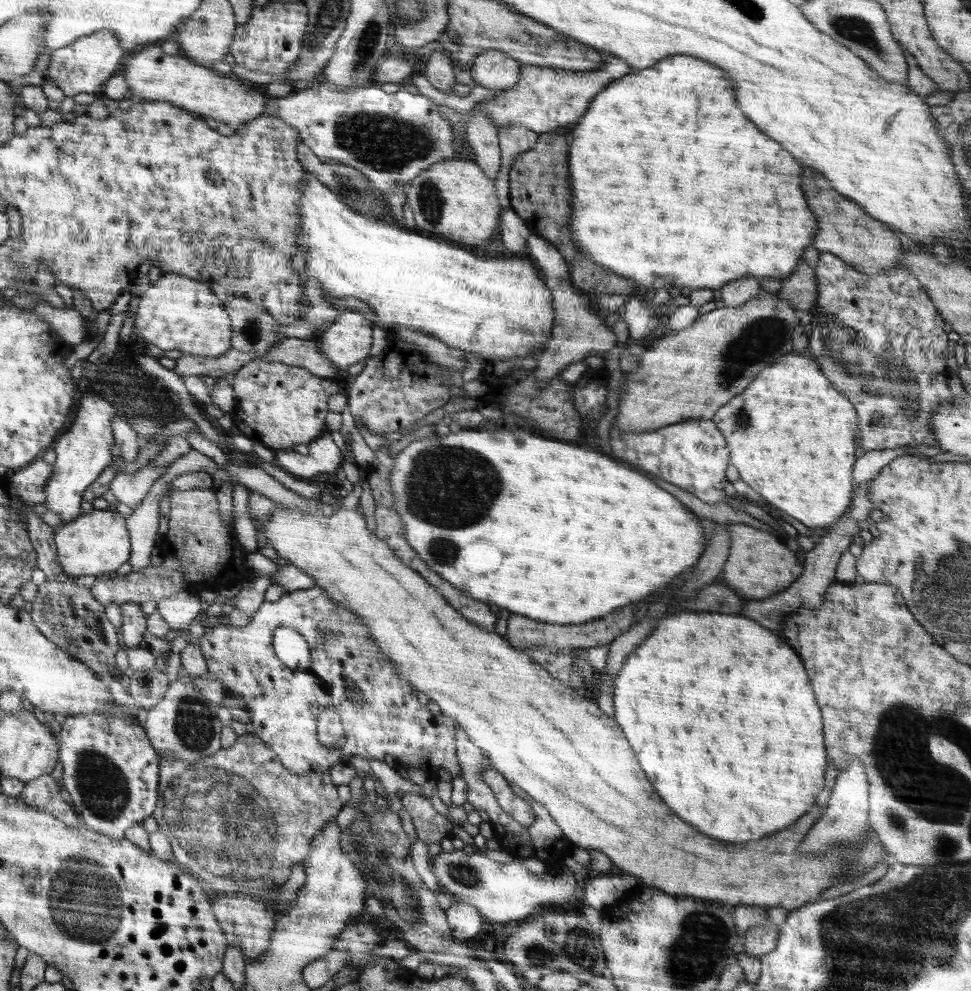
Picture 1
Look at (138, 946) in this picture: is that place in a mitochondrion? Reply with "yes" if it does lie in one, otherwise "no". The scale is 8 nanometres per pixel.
no

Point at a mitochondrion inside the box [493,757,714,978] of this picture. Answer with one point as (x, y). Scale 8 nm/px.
(578, 948)

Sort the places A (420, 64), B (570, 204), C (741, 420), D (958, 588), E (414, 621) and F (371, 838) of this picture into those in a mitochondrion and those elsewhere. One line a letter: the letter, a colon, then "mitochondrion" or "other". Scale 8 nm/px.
A: other
B: other
C: mitochondrion
D: mitochondrion
E: other
F: mitochondrion

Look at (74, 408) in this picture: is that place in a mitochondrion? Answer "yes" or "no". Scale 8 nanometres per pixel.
no

